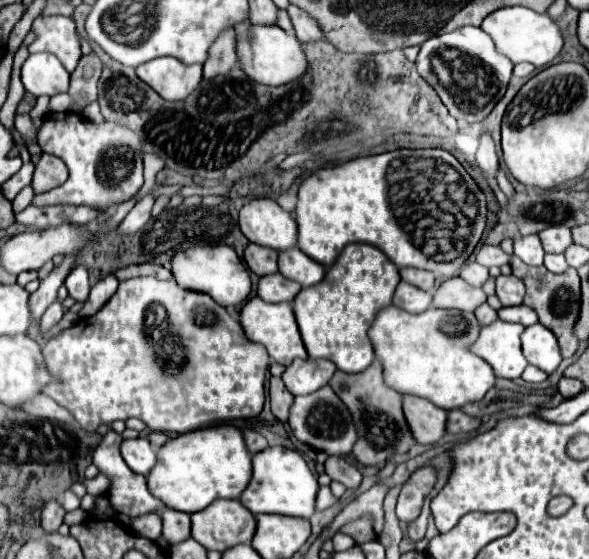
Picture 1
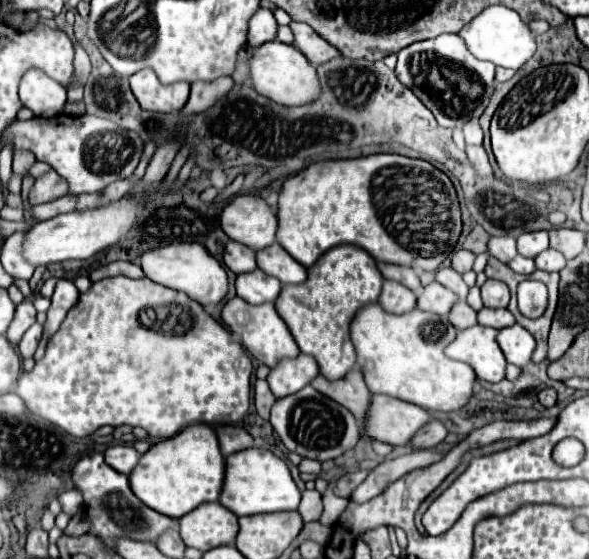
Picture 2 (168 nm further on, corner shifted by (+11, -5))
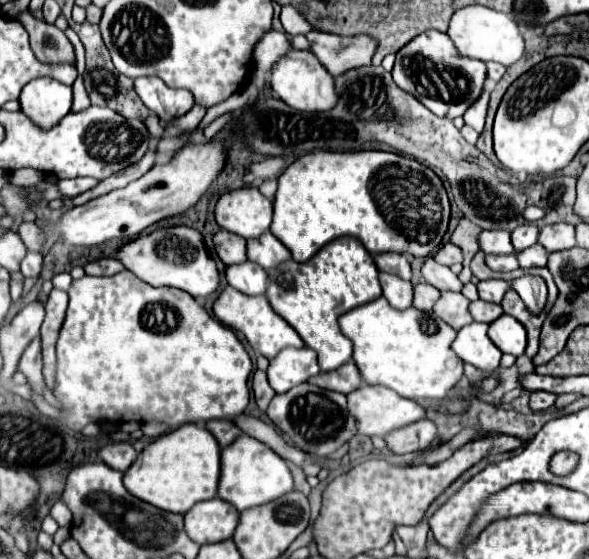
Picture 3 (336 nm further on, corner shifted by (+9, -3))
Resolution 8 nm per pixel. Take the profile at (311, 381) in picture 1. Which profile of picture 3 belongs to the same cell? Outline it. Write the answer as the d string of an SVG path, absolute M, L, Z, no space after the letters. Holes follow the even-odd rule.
M309 347L283 349L275 359L269 361L267 377L277 393L285 393L291 387L317 375L321 369L317 365L317 355Z

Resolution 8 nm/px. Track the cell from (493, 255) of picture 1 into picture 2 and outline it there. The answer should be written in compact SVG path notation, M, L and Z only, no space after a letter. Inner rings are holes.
M459 249L459 251L455 251L455 253L453 253L451 265L453 265L453 269L457 269L459 273L471 271L471 269L473 269L473 263L475 263L475 255L473 255L471 251Z

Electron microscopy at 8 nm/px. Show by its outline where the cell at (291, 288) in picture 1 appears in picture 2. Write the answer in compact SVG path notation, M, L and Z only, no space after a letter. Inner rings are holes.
M255 269L251 273L243 273L235 281L237 295L251 305L261 305L267 301L275 301L281 293L281 281L265 275L261 269Z

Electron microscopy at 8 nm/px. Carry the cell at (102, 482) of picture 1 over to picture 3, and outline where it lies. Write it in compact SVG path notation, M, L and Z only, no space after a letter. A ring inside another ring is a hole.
M57 501L57 503L53 505L53 509L51 509L51 517L57 521L59 527L67 527L67 525L71 525L71 511L69 511L67 505L61 503L61 501Z

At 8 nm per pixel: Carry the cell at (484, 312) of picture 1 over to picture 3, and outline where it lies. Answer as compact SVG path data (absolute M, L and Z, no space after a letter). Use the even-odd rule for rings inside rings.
M443 291L439 301L433 307L433 313L443 319L447 325L451 325L455 331L459 331L461 327L473 323L473 317L469 315L469 299L461 293L453 293L453 291Z

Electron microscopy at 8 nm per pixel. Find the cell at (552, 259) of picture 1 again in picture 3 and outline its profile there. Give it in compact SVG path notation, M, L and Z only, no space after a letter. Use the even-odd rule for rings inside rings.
M485 255L485 265L491 267L491 271L513 271L519 267L515 255Z

